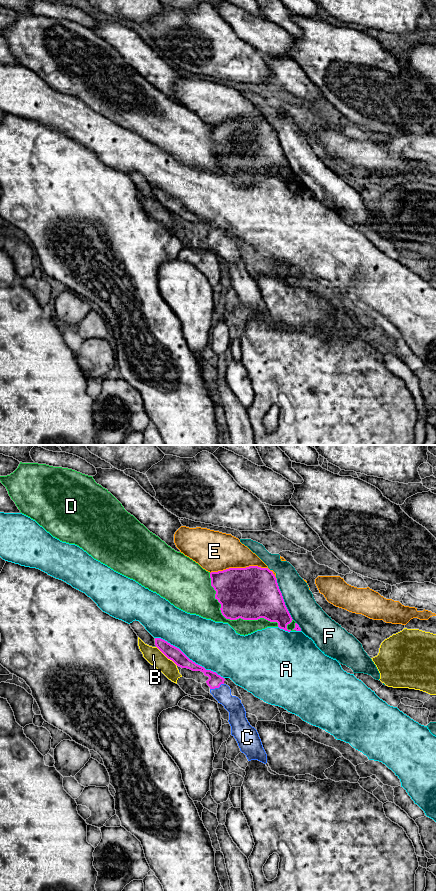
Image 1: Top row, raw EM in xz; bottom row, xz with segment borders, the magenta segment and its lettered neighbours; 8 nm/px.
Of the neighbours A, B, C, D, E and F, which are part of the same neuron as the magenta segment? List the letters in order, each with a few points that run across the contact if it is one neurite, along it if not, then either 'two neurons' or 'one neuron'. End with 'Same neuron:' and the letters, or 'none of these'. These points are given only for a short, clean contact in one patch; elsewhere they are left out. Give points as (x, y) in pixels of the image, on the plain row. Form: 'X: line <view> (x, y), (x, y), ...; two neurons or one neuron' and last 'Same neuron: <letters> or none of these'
A: two neurons
B: two neurons
C: line xz (215, 232), (216, 239), (232, 256); one neuron
D: two neurons
E: two neurons
F: two neurons
Same neuron: C

